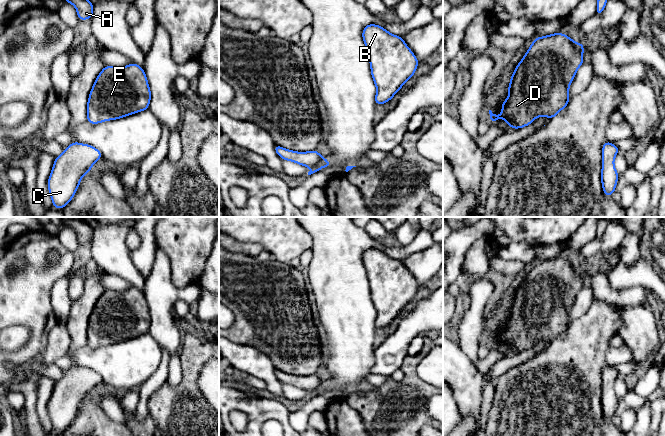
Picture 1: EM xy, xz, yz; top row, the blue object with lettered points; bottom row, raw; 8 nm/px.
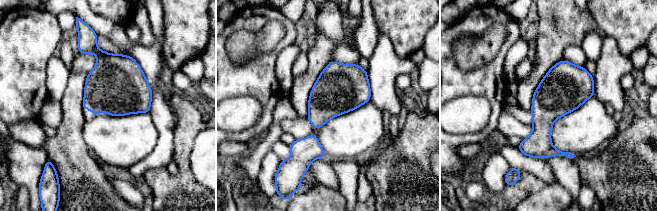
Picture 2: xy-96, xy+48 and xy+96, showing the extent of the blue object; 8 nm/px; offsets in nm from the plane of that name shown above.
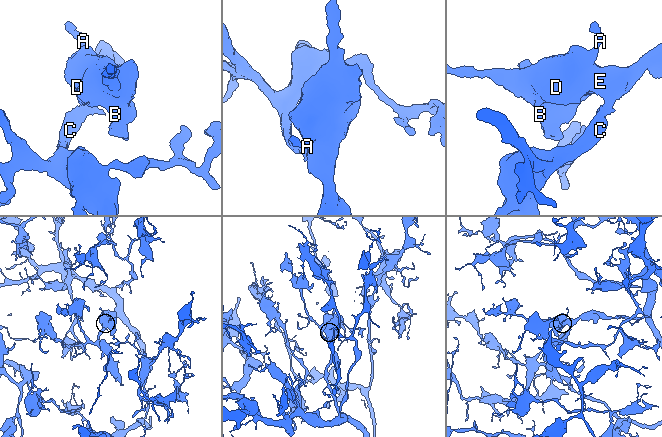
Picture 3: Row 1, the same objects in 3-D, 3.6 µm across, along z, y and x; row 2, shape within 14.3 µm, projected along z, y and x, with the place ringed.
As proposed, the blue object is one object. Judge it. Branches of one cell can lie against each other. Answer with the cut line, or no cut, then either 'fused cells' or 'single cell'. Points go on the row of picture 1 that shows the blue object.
no cut; single cell

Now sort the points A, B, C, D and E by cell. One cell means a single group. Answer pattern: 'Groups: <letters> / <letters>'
Groups: A B C D E

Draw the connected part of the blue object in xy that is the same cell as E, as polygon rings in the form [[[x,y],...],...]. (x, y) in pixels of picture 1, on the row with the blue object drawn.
[[[135,63],[124,67],[105,66],[90,91],[87,122],[98,124],[120,119],[149,108],[151,92],[144,69]]]

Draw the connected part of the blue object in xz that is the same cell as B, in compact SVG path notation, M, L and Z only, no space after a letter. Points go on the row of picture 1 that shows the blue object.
M376 24L364 27L362 37L377 88L375 104L387 103L410 79L418 60L400 36L395 36Z

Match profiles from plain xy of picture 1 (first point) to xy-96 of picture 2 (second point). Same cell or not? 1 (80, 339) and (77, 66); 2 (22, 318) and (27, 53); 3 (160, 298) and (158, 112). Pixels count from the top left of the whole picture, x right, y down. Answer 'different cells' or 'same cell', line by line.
1: different cells
2: same cell
3: same cell

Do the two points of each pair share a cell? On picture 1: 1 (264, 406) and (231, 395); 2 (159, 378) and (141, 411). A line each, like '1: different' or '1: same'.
1: same
2: same

